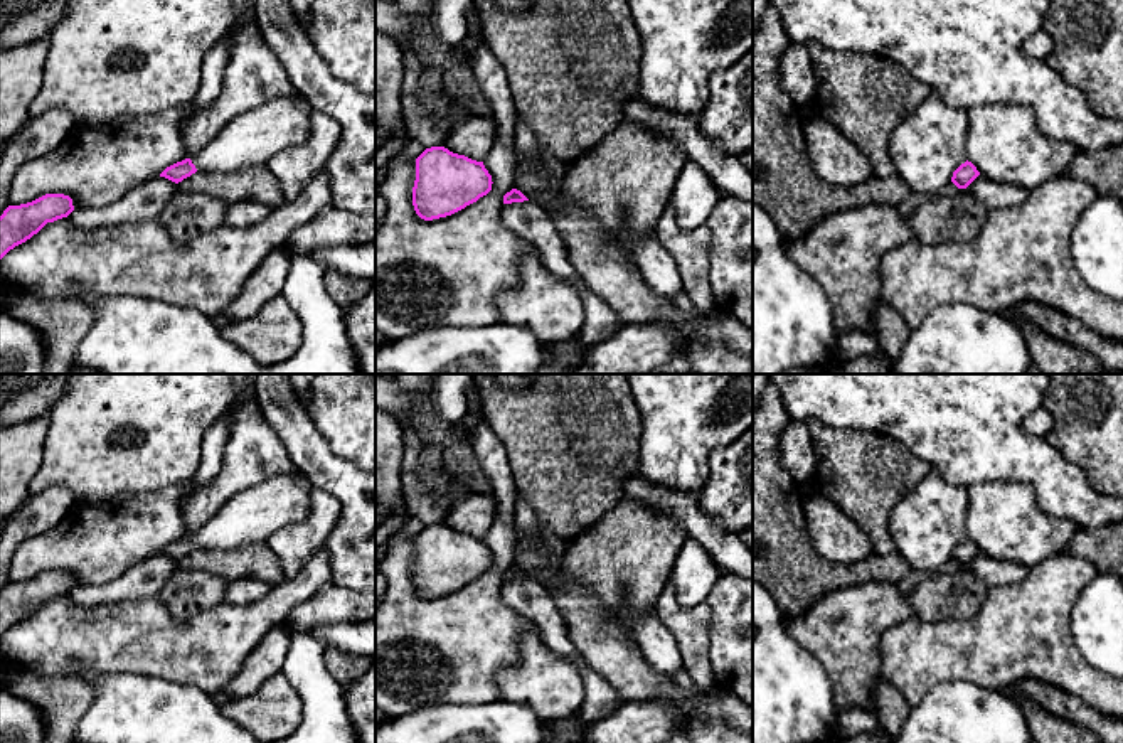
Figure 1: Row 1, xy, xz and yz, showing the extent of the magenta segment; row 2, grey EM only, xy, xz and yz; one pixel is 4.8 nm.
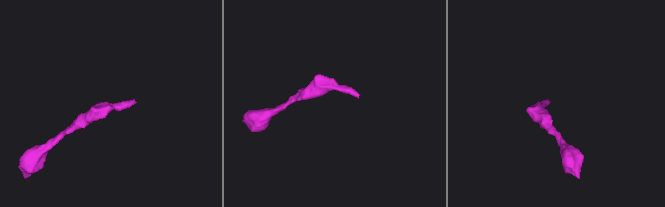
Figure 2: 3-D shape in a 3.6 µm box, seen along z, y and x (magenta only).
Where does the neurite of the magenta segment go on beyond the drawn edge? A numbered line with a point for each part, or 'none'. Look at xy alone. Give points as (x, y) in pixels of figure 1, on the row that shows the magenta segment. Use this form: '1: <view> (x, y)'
1: xy (253, 138)

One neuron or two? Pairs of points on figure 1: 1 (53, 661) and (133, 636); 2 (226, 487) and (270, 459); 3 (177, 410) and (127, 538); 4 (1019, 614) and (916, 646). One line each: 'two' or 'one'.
1: one
2: one
3: two
4: one

